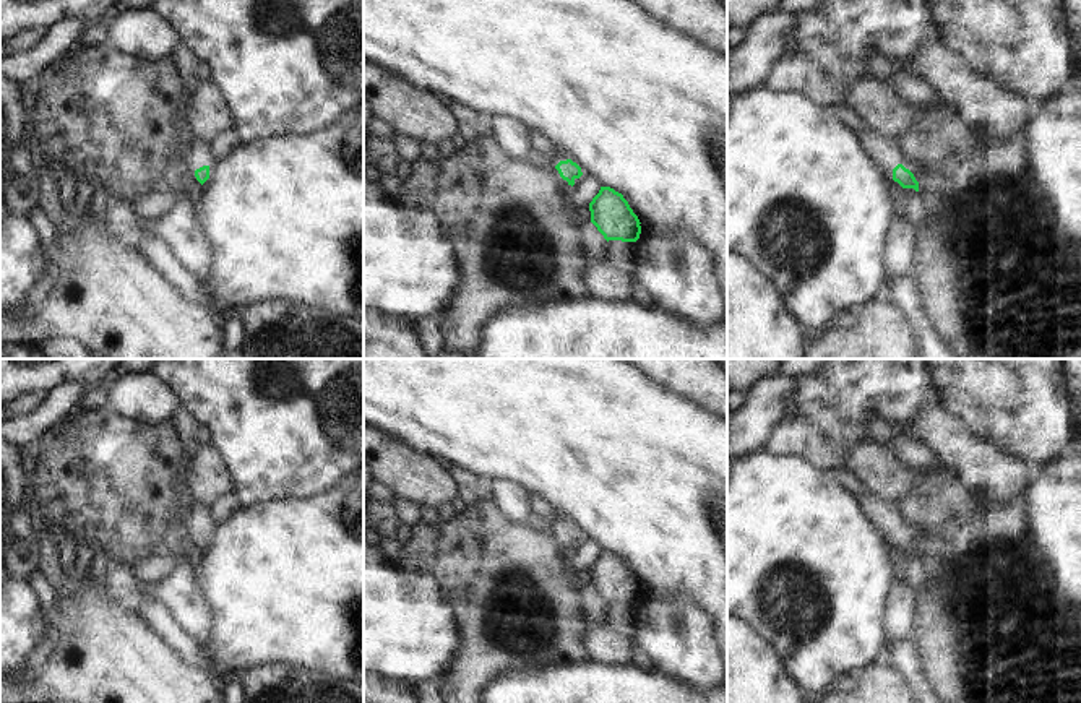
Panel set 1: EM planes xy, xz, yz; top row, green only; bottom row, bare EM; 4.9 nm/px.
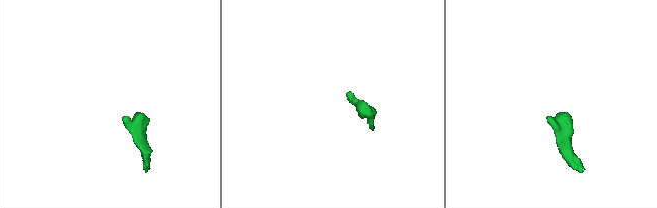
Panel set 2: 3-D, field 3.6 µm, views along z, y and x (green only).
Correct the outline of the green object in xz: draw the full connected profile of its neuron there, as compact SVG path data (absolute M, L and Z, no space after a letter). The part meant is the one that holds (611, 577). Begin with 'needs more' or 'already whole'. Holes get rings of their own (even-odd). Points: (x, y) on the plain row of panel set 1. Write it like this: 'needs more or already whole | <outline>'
already whole | M601 550L589 567L591 586L609 604L636 606L641 586L622 557Z

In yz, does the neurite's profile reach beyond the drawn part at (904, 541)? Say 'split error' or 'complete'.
split error

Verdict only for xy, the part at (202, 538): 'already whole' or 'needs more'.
needs more

